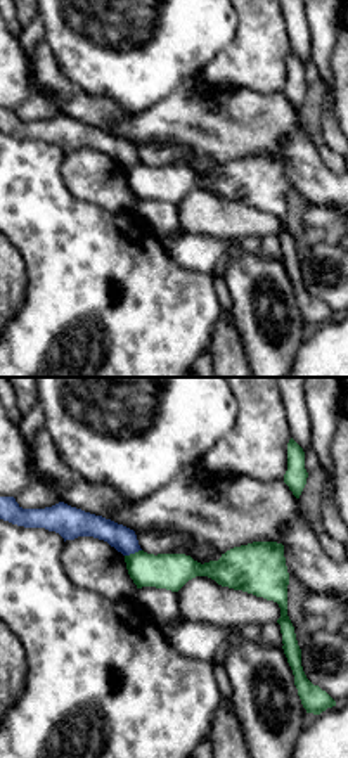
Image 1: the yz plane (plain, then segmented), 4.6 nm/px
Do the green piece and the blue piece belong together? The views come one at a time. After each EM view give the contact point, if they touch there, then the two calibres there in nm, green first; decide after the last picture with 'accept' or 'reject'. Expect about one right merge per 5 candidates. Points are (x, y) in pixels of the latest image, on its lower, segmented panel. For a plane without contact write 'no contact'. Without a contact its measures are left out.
contact (132, 554); calibres 170 and 120 nm

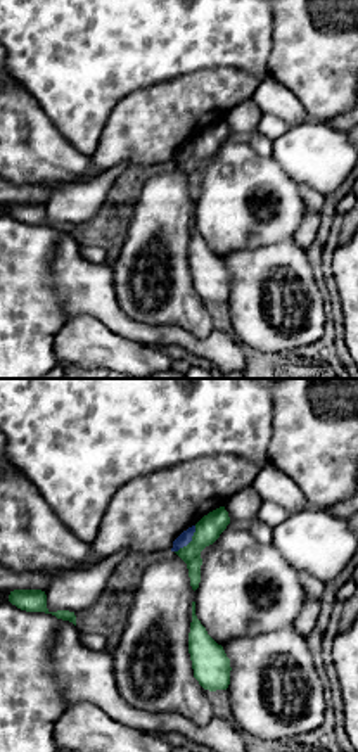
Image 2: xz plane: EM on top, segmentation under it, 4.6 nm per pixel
contact (191, 541); calibres 120 and 60 nm

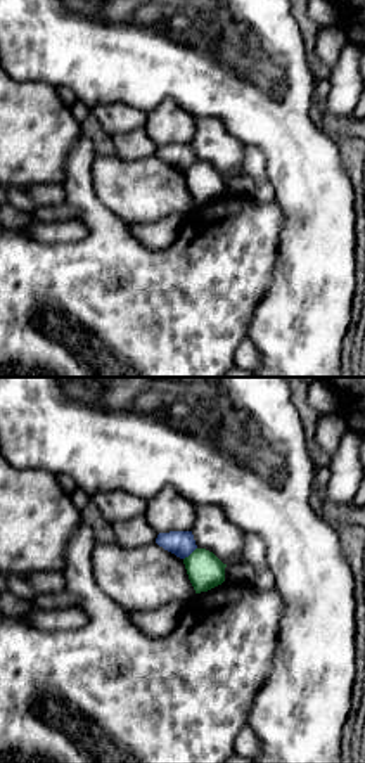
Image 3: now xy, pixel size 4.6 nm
contact (191, 554); calibres 170 and 120 nm

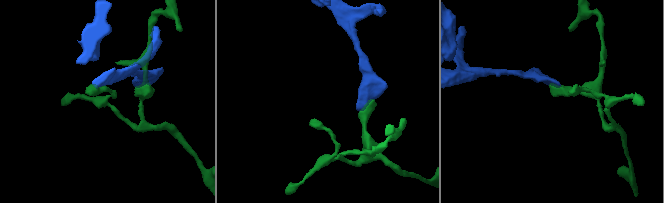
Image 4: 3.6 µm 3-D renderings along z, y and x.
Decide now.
reject

